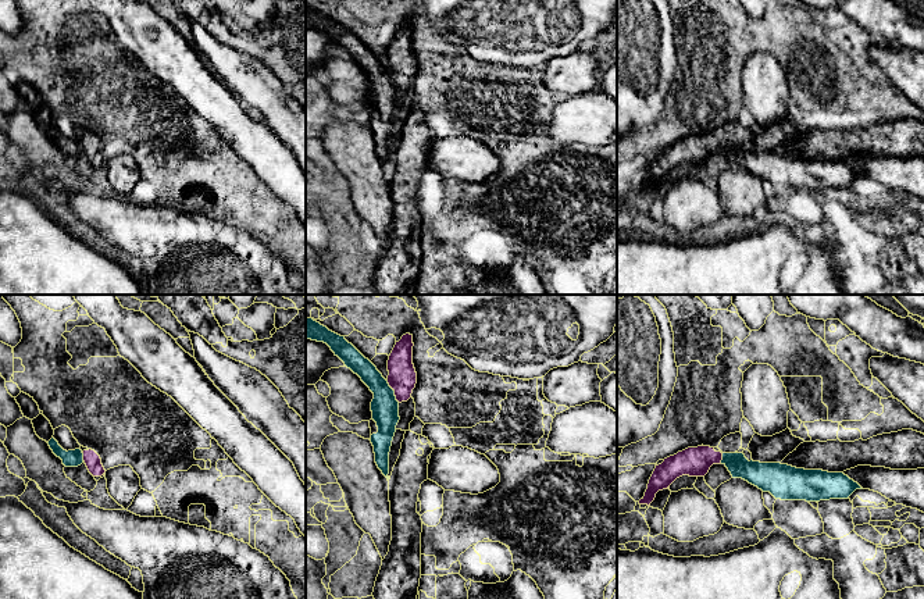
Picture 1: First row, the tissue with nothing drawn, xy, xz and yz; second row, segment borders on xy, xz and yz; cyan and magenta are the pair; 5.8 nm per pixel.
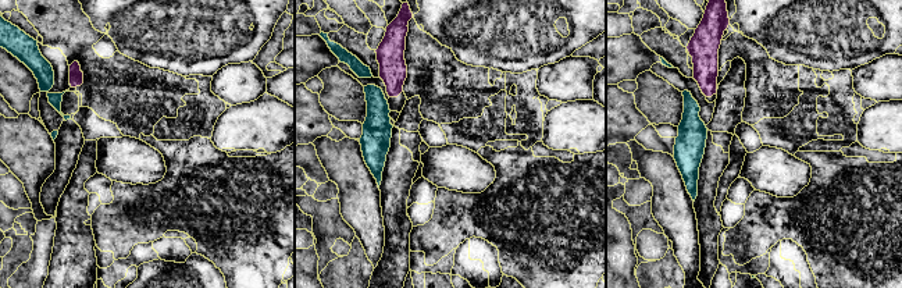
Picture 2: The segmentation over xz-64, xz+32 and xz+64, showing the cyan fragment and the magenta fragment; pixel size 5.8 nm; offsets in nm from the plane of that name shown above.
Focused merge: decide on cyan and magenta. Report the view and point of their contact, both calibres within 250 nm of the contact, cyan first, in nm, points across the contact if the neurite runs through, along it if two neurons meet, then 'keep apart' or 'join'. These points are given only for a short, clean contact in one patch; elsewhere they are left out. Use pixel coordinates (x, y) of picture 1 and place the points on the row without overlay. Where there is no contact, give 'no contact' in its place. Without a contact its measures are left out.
xz (393, 81) | 160/170 nm | along xz (386, 70), (399, 91) | keep apart

